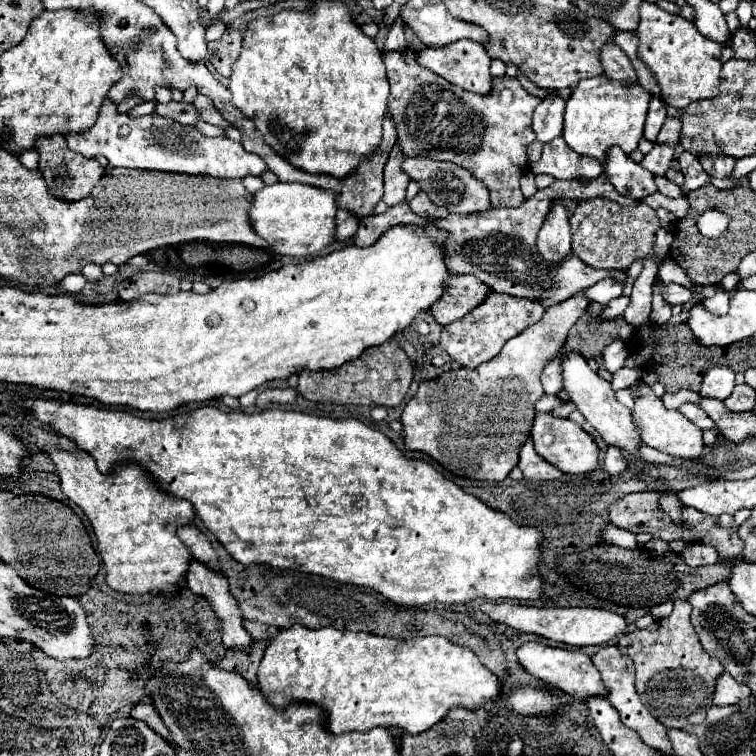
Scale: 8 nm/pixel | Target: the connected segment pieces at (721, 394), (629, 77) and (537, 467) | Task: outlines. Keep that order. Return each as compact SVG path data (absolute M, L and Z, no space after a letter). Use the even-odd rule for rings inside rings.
M716 366L708 370L708 374L704 376L700 394L704 398L726 400L732 394L732 388L734 388L734 372L728 366Z
M610 42L602 48L602 66L604 66L604 74L612 80L620 80L620 82L628 82L628 84L638 82L634 66L630 64L626 54L614 42Z
M530 440L520 450L518 466L522 468L524 478L528 478L528 480L558 480L558 478L562 478L562 472L554 464L546 462L544 458L540 458L534 452L534 446Z

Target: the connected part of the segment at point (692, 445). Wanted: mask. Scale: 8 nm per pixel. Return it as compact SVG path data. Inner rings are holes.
M644 384L636 390L636 406L632 410L632 416L634 416L634 422L638 422L642 430L642 442L646 446L652 446L660 452L666 452L670 456L680 456L680 458L700 458L702 456L702 450L704 450L702 432L688 418L684 418L678 410L666 410L662 400L654 396L650 386Z

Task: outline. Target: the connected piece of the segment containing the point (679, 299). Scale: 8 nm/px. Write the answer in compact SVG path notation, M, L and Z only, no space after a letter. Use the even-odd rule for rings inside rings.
M660 278L654 280L654 286L660 288L662 292L662 298L668 302L668 304L684 304L690 300L692 292L684 286L678 286L678 284L664 284Z

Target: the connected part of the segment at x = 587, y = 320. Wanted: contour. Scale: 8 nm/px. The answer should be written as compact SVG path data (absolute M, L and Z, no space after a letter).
M590 302L588 312L570 328L570 334L566 338L566 348L574 350L578 354L586 354L586 358L594 358L600 366L598 374L604 380L612 380L612 374L604 368L604 360L602 360L602 350L606 344L612 344L618 338L618 330L624 324L624 316L616 316L598 322L598 312L604 310L602 304L598 302Z

